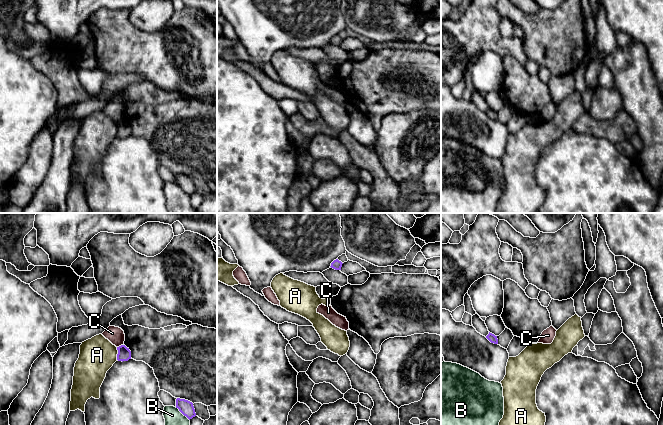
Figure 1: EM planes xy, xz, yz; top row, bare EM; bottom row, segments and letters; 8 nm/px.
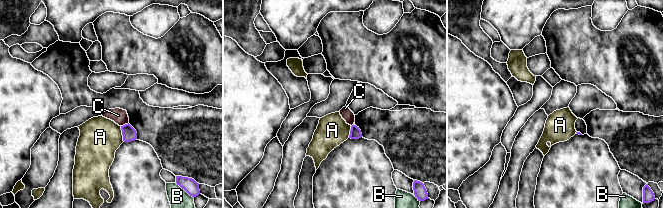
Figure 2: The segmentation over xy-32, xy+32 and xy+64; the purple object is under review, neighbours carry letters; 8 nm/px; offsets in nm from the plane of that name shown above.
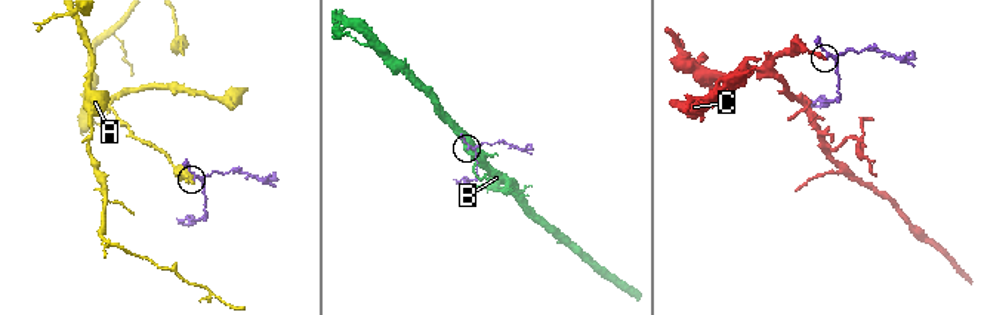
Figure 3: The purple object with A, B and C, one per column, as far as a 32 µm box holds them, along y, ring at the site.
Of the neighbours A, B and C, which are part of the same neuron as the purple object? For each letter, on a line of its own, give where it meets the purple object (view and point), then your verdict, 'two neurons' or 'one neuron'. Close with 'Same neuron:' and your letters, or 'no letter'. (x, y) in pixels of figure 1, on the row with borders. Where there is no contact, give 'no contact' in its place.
A: xy (118, 353) | two neurons
B: xy (182, 413) | two neurons
C: xy (121, 345) | two neurons
Same neuron: no letter

